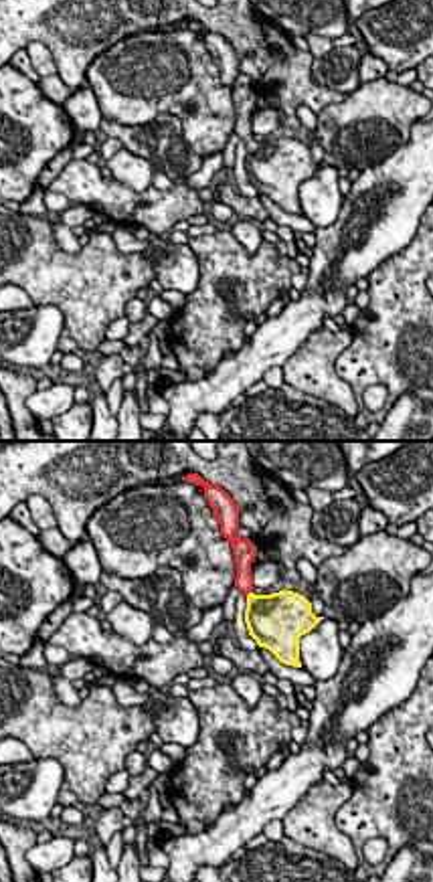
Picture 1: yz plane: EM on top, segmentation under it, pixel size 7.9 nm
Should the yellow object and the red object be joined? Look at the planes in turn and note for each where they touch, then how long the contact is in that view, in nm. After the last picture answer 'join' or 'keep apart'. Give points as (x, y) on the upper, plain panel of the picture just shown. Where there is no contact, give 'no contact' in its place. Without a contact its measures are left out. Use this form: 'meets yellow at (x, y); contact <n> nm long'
meets yellow at (249, 140); contact 60 nm long

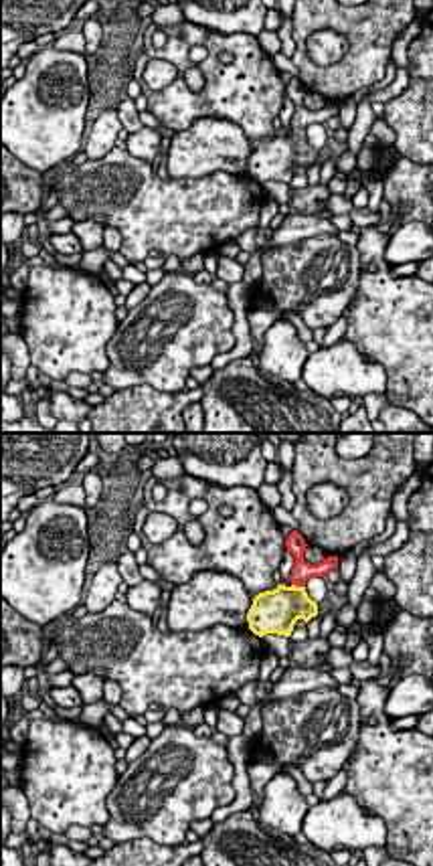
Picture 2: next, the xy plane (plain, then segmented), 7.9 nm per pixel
meets yellow at (298, 134); contact 100 nm long

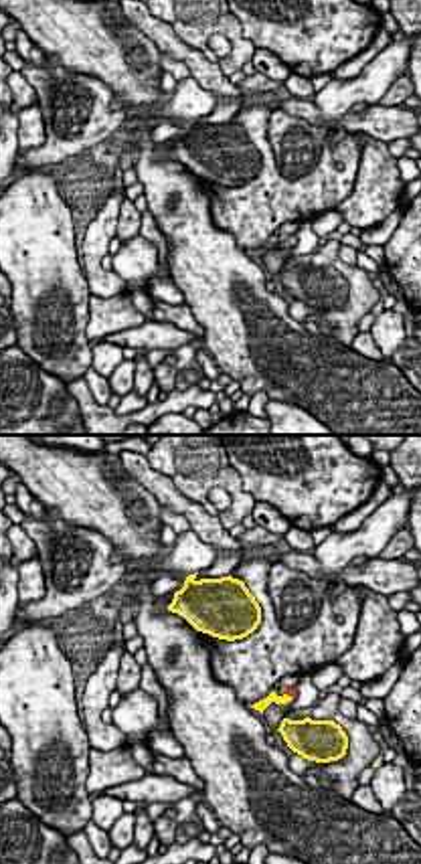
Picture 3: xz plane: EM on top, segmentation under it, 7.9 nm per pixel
meets yellow at (290, 243); contact 70 nm long

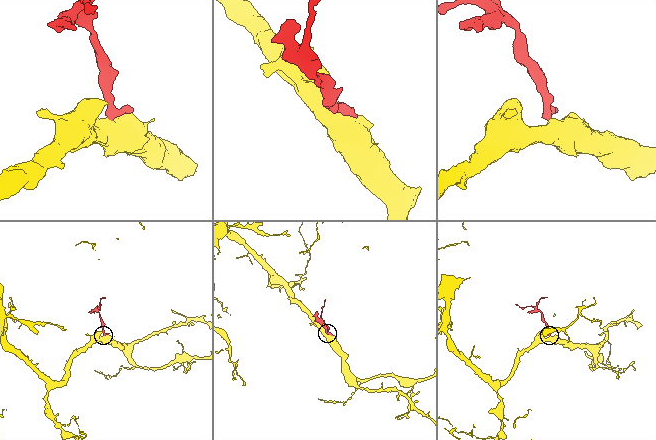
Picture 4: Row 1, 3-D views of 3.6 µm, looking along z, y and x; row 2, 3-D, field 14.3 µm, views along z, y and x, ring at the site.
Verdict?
join

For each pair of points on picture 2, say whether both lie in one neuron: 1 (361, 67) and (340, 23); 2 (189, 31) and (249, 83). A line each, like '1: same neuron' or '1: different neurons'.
1: same neuron
2: same neuron

